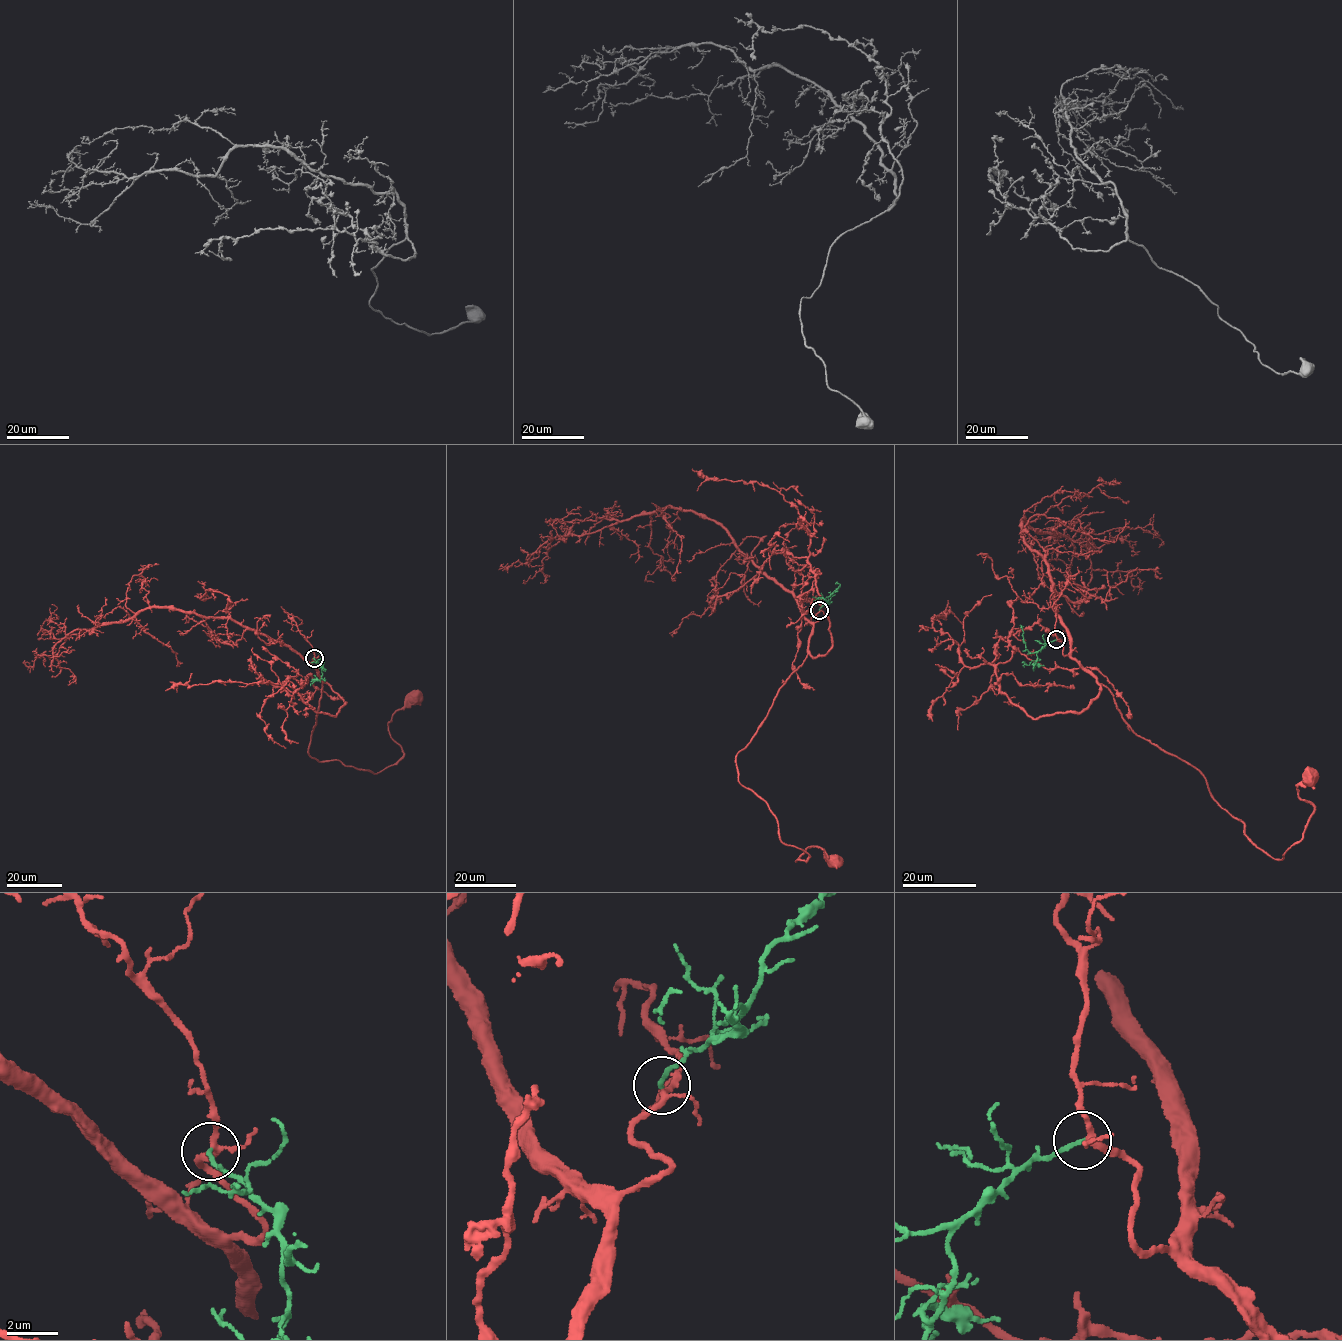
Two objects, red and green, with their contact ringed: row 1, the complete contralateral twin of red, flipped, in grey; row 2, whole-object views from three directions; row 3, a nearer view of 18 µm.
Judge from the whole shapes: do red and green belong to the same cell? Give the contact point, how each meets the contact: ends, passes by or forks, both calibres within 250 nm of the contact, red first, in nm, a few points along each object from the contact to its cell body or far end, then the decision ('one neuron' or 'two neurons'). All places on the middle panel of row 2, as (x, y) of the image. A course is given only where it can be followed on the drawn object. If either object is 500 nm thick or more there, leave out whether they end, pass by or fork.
(819, 610) | red forks | green ends | 190/160 nm | red via (819, 610), (806, 658), (735, 762), (780, 839), (808, 854), (796, 861), (816, 847), (833, 861) | green via (819, 609), (840, 585), (835, 584) | one neuron

